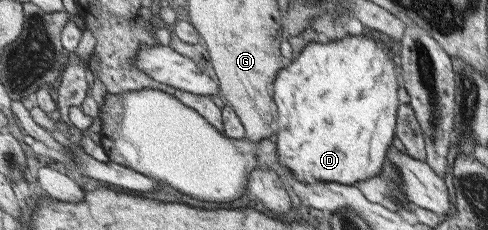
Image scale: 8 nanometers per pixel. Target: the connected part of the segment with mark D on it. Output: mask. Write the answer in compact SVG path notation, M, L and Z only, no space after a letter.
M366 33L365 35L348 35L339 40L330 40L326 43L308 42L300 51L300 54L288 64L287 67L276 72L276 77L270 85L271 100L275 104L274 120L276 122L276 159L280 167L286 167L298 181L302 183L312 183L312 181L336 182L342 185L350 185L356 181L362 181L374 177L380 171L384 153L392 141L394 135L394 113L398 108L396 101L396 77L392 73L392 64L390 61L390 47L382 42L376 42Z

